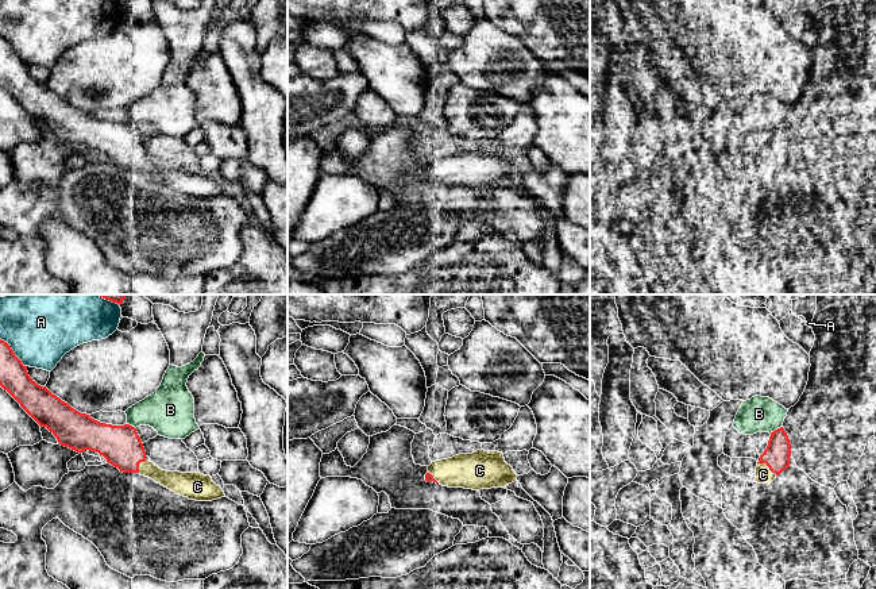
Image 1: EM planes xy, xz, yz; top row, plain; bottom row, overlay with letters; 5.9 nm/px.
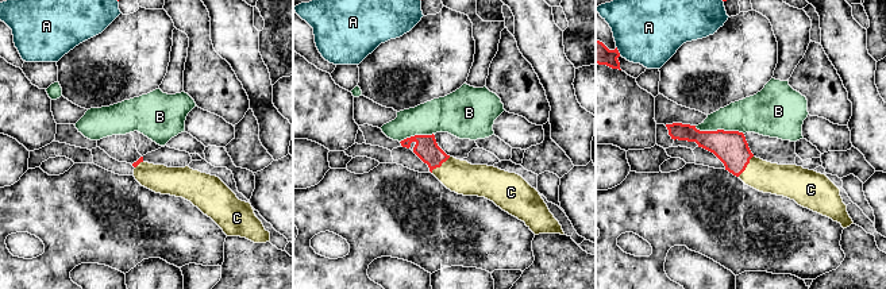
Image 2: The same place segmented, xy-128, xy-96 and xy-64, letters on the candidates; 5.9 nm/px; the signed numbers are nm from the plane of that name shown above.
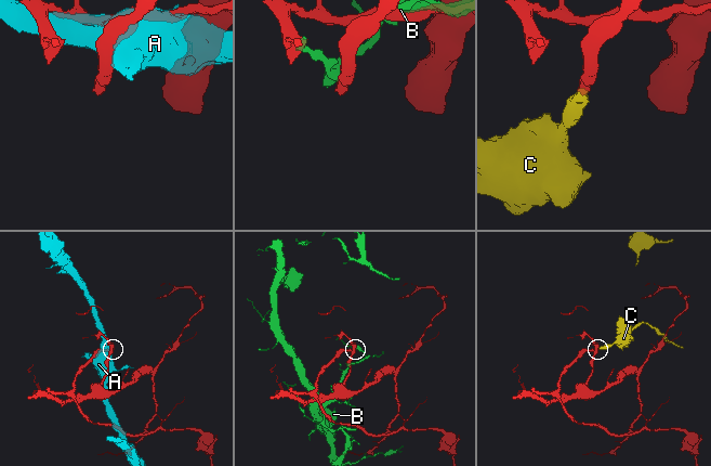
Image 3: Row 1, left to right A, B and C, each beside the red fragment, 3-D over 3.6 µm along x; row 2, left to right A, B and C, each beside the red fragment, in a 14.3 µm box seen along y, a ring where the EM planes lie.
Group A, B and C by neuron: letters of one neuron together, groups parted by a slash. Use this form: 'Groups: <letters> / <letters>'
Groups: A / B / C

